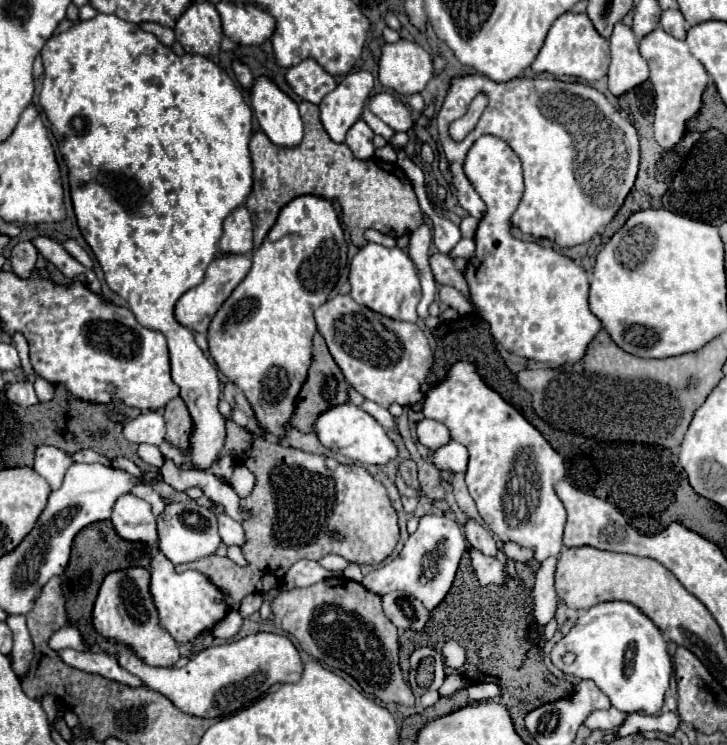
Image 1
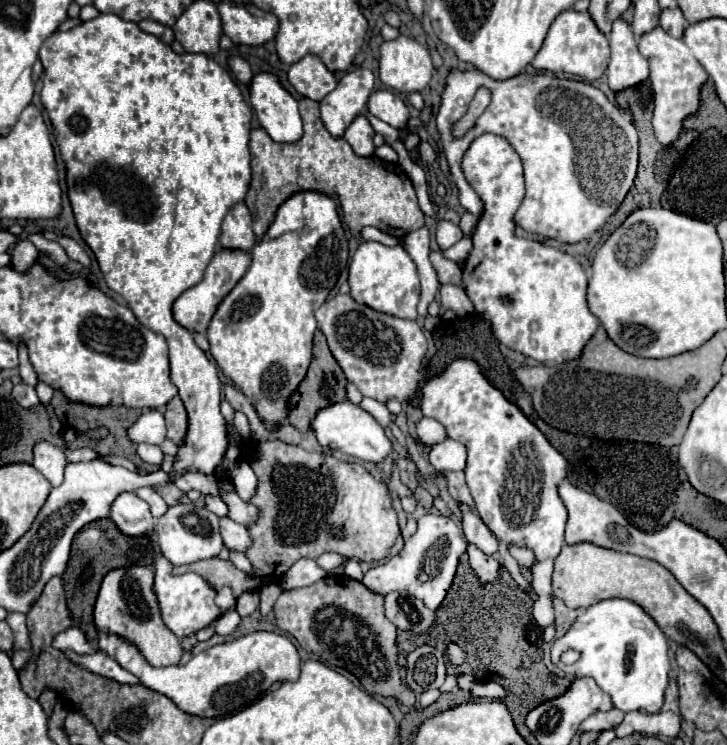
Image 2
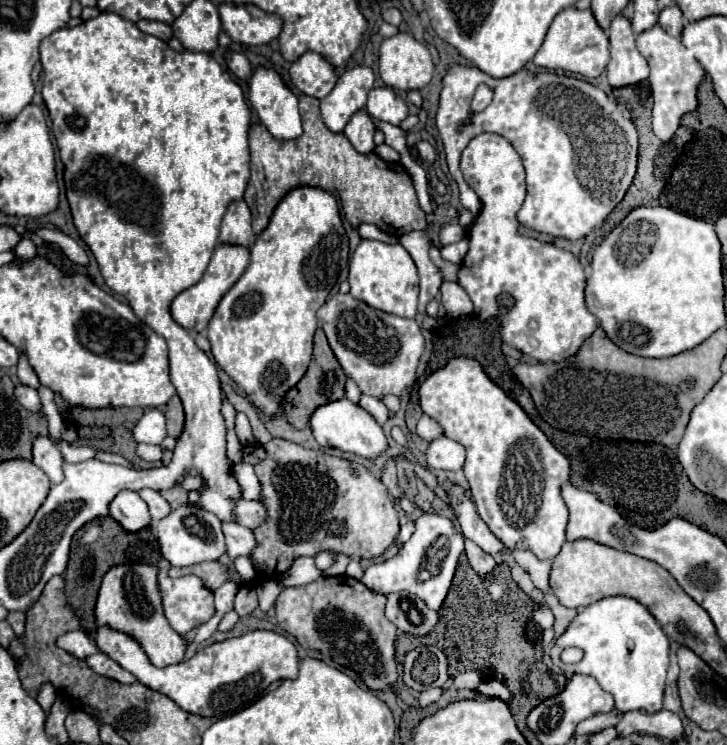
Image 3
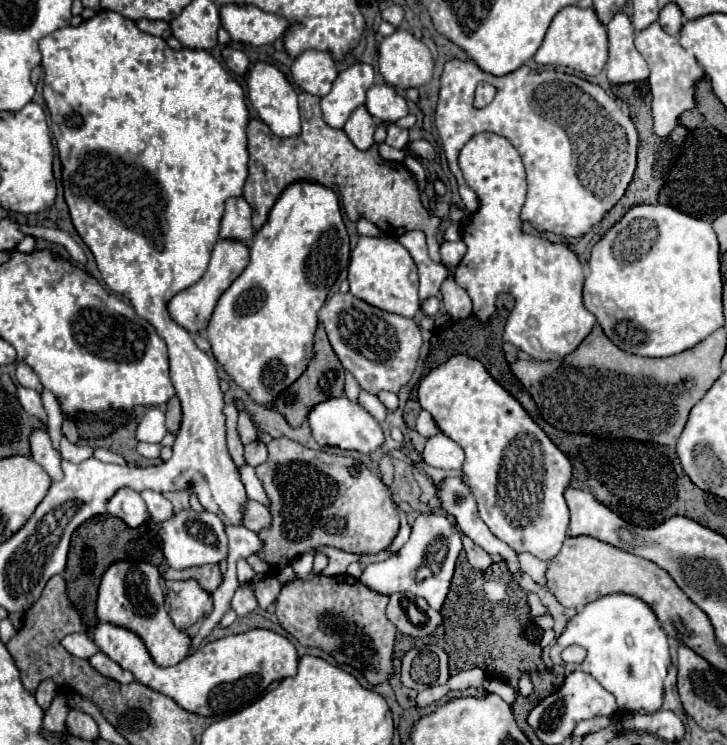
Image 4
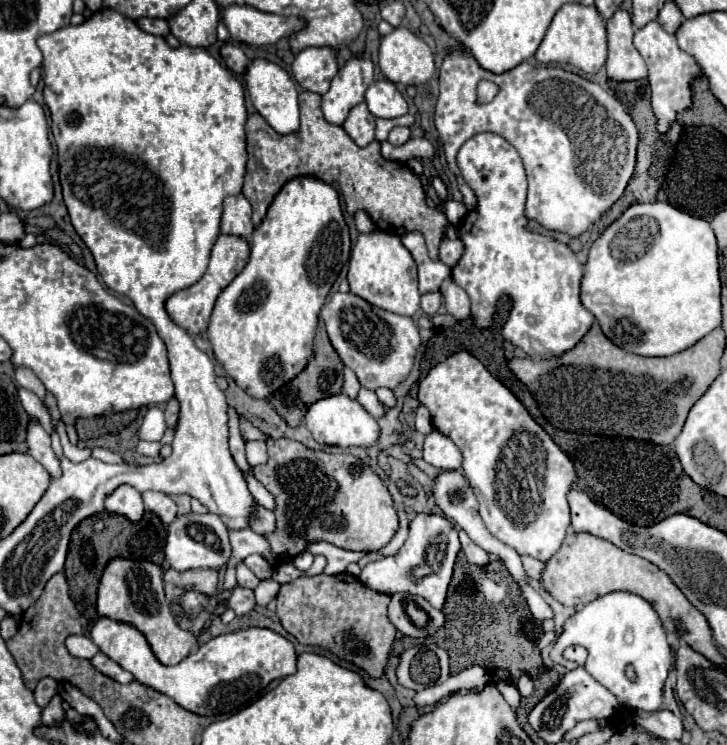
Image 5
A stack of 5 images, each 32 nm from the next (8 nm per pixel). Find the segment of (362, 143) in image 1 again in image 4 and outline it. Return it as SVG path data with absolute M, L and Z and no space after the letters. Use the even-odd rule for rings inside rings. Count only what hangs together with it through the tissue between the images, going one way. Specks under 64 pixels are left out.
M364 106L356 108L356 112L352 112L352 116L348 118L348 124L344 126L346 136L358 150L368 150L374 144L374 130L376 120L368 114Z

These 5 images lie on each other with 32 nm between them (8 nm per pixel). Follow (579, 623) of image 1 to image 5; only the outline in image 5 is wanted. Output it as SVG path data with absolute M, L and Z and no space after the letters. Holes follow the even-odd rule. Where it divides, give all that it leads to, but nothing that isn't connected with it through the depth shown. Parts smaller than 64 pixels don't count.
M612 592L586 604L566 620L564 632L558 636L556 644L550 650L552 662L564 666L566 670L578 668L576 662L562 658L562 652L574 644L580 644L588 650L584 670L592 674L604 688L608 688L618 698L620 706L644 712L660 710L662 686L668 670L672 668L672 654L660 618L644 598L630 592ZM628 664L634 666L634 680L626 676Z

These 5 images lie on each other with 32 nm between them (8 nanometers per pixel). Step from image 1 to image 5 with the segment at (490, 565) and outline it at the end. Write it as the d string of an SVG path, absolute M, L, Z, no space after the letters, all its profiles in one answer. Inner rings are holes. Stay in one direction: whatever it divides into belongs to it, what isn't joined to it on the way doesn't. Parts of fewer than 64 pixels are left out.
M458 530L458 534L460 534L462 550L464 550L468 562L474 564L474 566L486 566L486 564L490 562L490 556L488 556L488 554L486 554L478 544L474 544L474 542L468 538L468 534L466 534L464 530Z

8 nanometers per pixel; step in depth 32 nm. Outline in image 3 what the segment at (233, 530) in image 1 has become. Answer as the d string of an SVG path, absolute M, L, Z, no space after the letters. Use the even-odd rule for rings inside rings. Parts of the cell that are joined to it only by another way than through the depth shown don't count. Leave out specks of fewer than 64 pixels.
M222 522L222 532L226 538L226 548L230 554L230 560L236 556L248 556L248 552L254 548L254 536L250 528L244 528L236 522Z

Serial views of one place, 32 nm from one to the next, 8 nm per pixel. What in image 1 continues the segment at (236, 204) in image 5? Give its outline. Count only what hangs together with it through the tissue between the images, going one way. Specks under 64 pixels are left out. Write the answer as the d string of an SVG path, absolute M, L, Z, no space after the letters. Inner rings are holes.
M244 206L234 210L224 220L224 234L218 242L220 254L250 254L252 252L252 220Z

